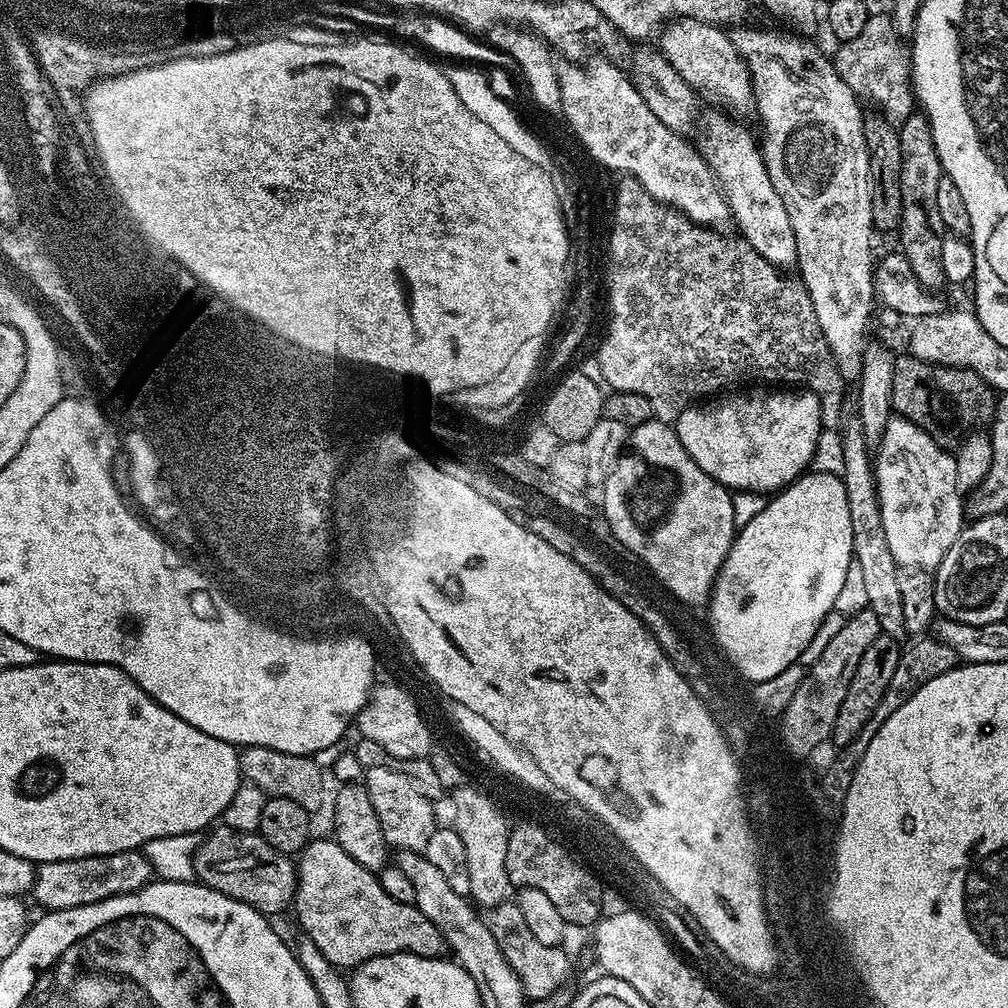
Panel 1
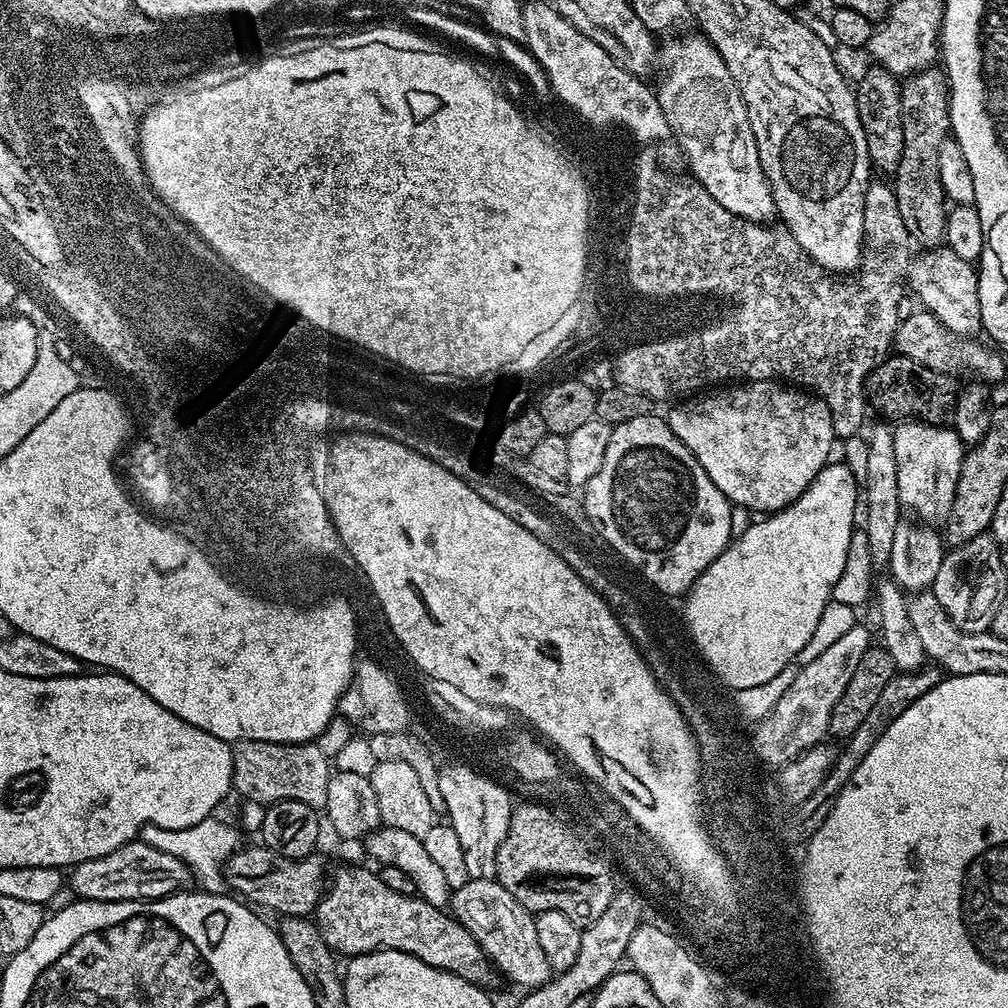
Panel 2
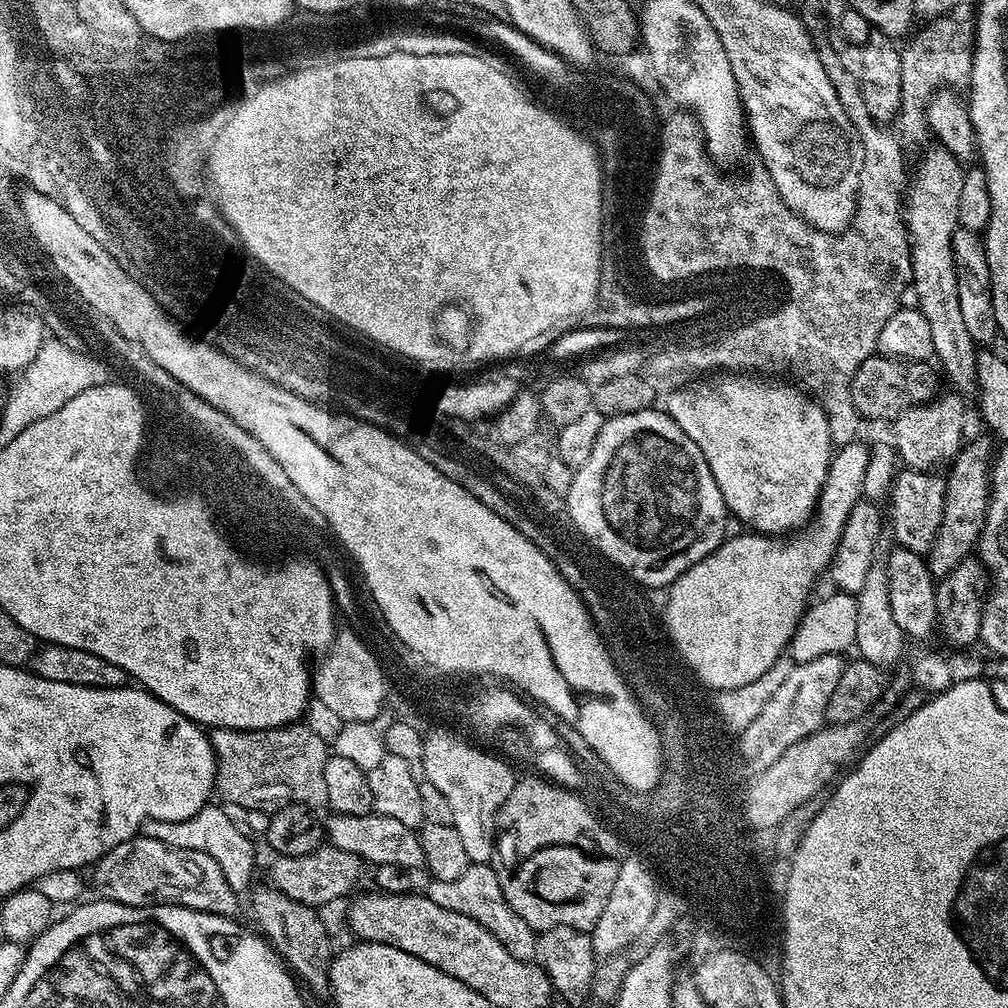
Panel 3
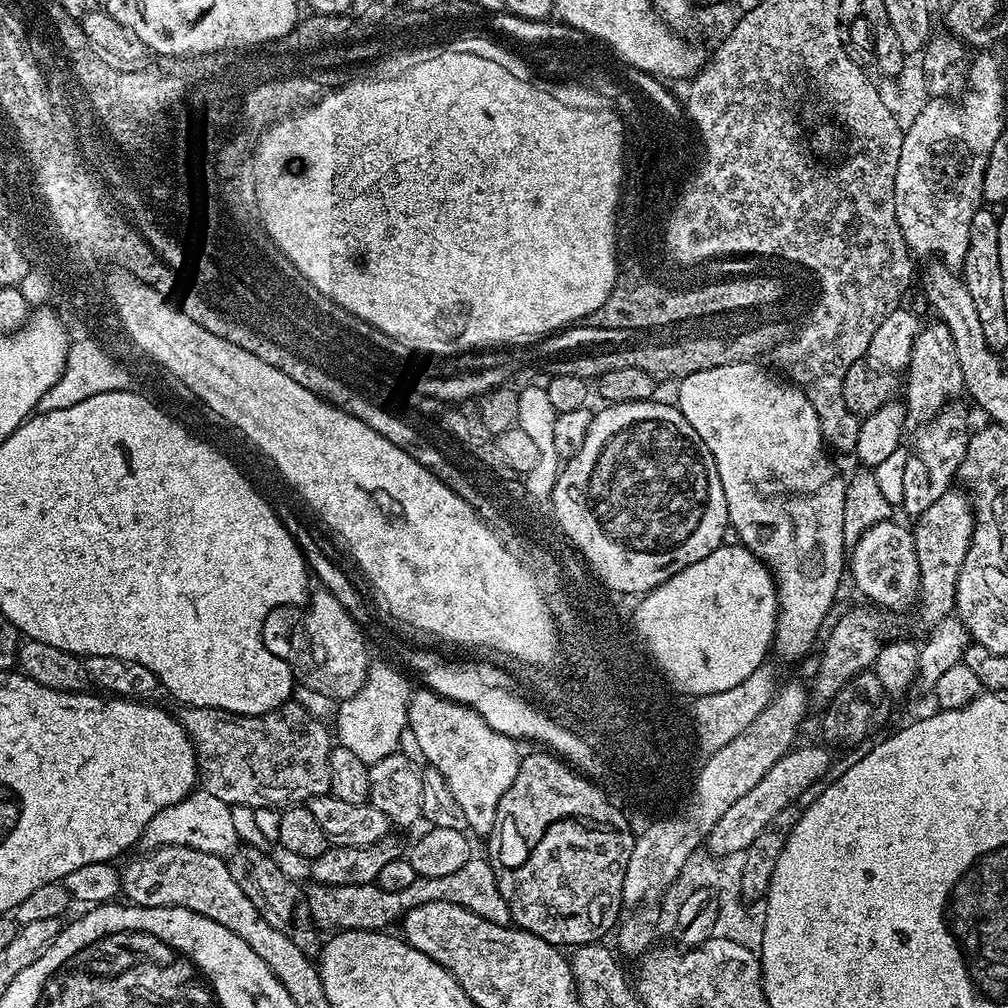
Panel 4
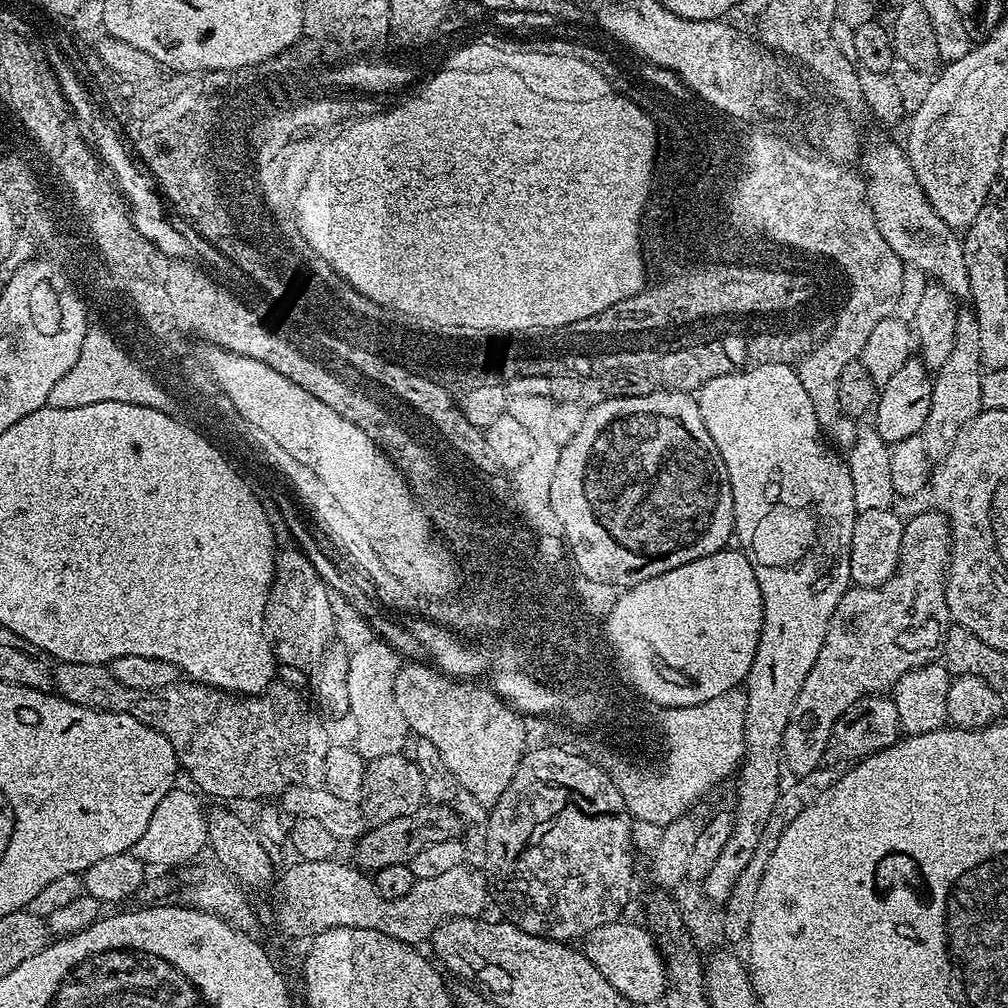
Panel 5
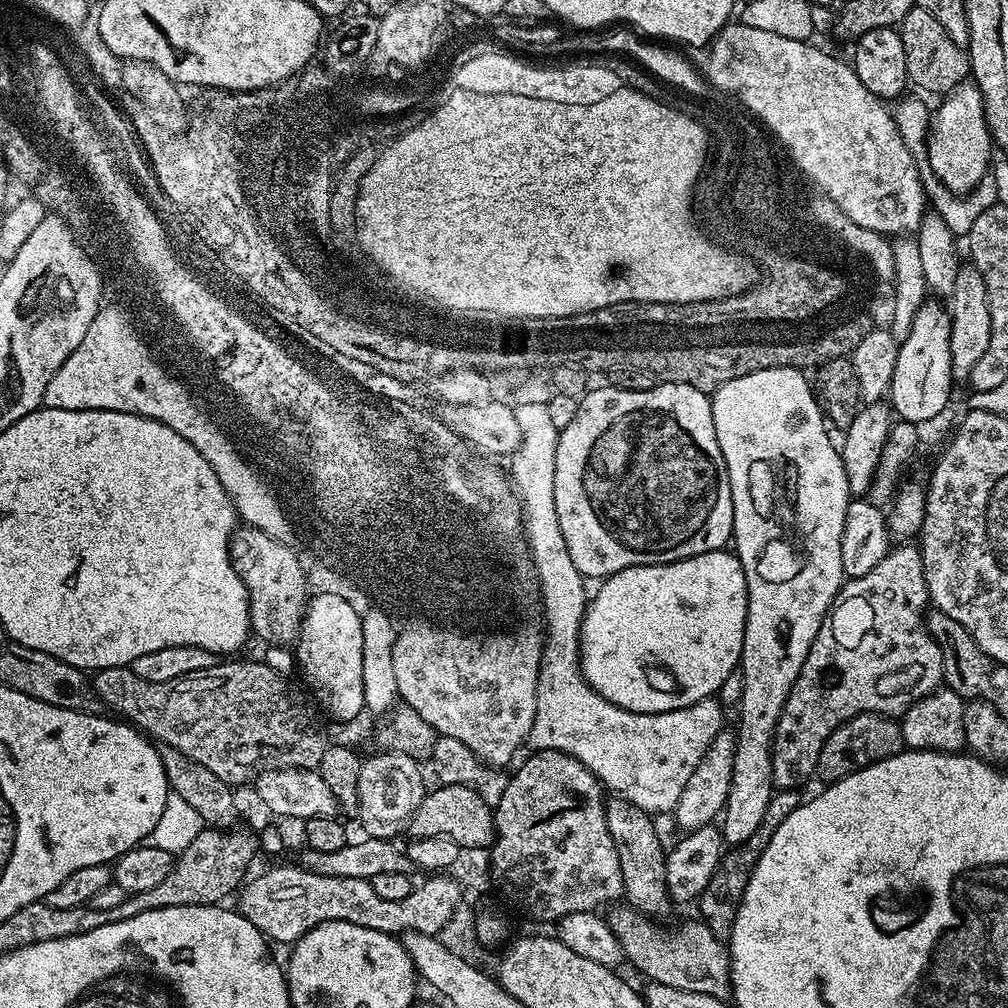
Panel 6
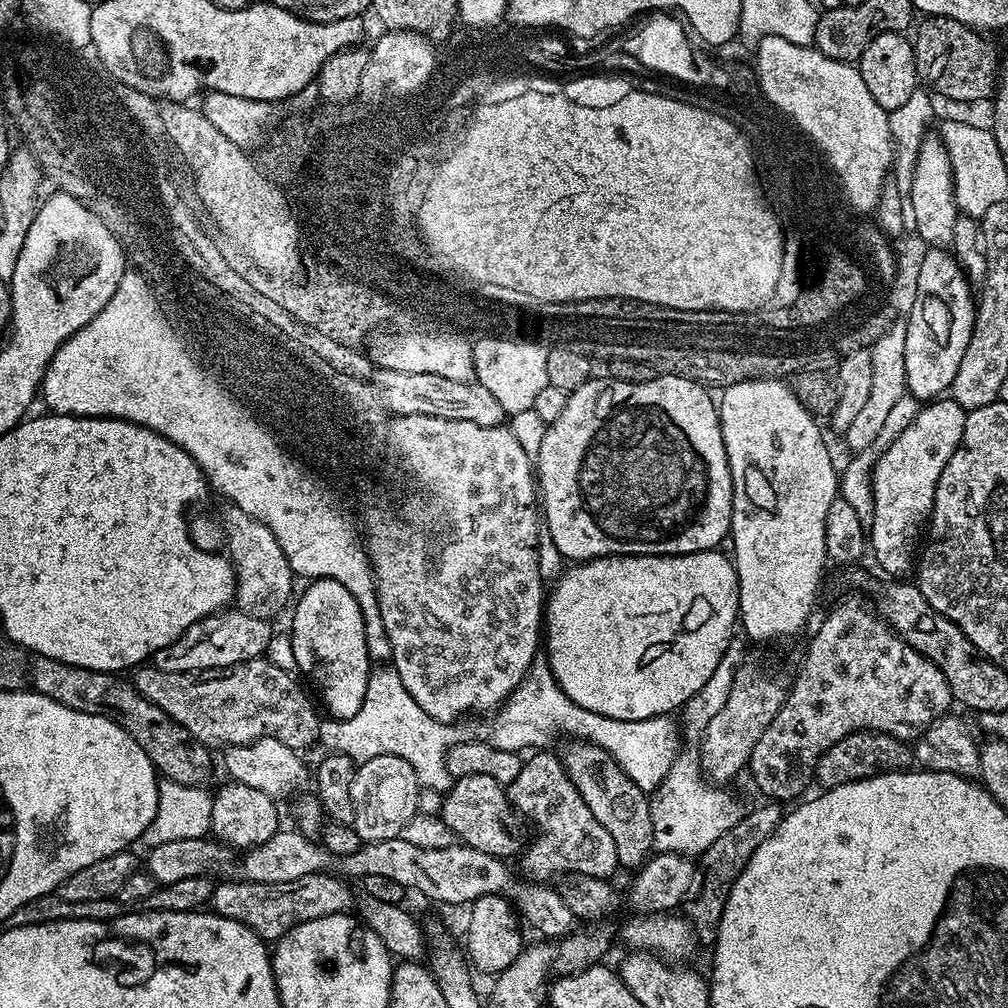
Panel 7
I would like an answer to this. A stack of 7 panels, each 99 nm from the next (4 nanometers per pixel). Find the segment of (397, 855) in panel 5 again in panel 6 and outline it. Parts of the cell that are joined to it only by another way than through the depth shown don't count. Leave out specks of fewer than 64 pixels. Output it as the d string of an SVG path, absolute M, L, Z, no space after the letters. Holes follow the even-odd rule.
M444 782L441 788L429 791L414 810L412 819L406 829L407 835L412 838L432 838L445 836L454 838L461 848L482 847L488 848L494 840L494 808L477 794L475 787L470 783Z

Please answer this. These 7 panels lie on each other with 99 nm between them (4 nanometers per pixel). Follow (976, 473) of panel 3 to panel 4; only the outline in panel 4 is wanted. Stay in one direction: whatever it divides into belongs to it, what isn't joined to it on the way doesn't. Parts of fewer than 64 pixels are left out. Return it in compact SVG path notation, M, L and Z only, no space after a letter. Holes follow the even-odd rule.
M953 486L949 488L942 498L936 499L926 511L915 517L916 528L911 529L914 538L914 550L918 554L918 570L920 571L920 595L919 607L924 607L924 616L928 622L940 621L951 615L956 606L956 587L958 586L958 574L966 562L966 550L970 550L970 542L974 534L976 516L972 512L972 502L968 498L967 491Z

